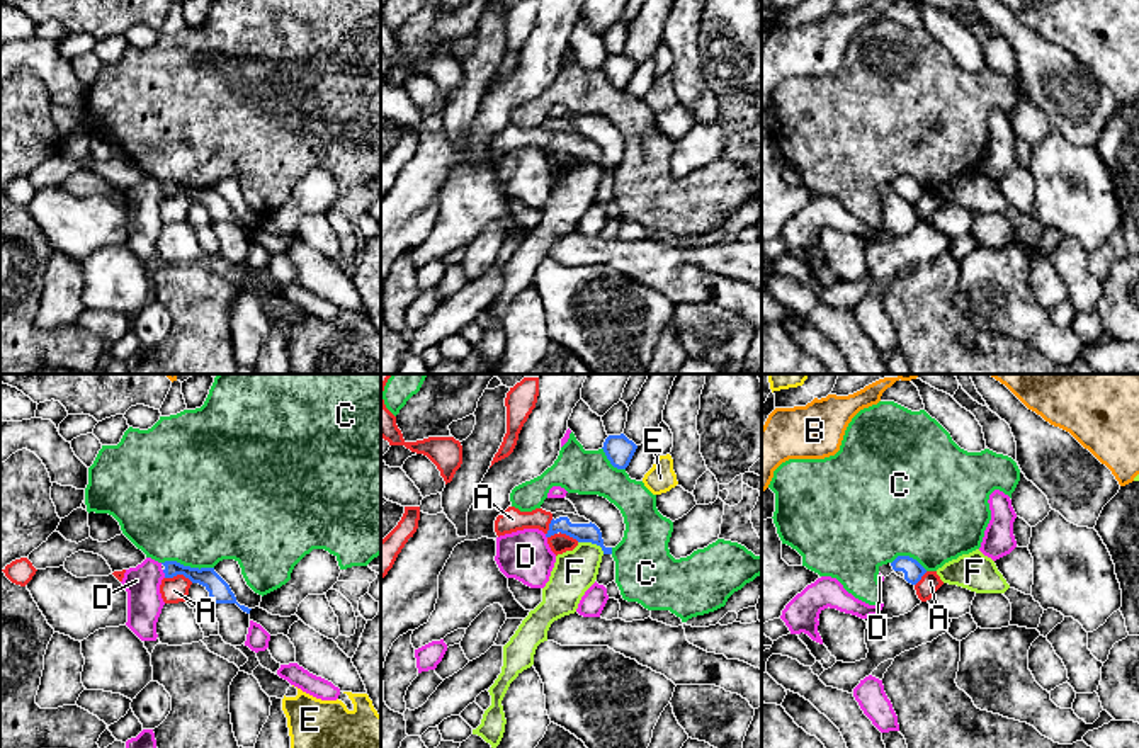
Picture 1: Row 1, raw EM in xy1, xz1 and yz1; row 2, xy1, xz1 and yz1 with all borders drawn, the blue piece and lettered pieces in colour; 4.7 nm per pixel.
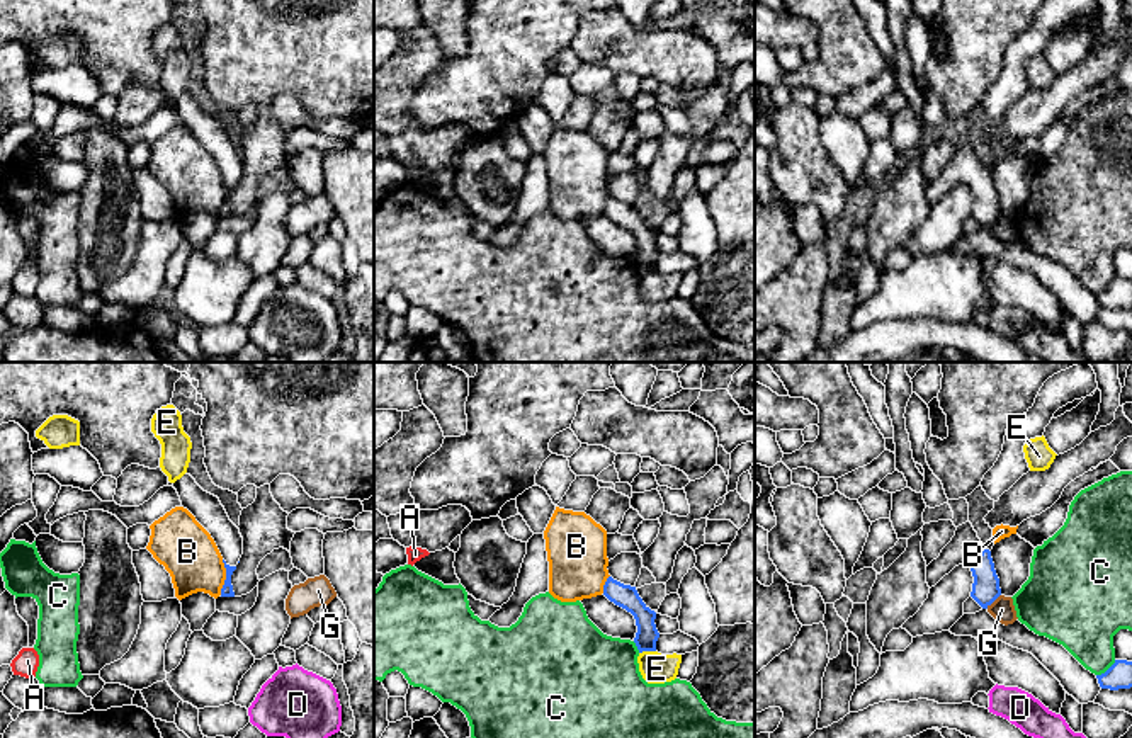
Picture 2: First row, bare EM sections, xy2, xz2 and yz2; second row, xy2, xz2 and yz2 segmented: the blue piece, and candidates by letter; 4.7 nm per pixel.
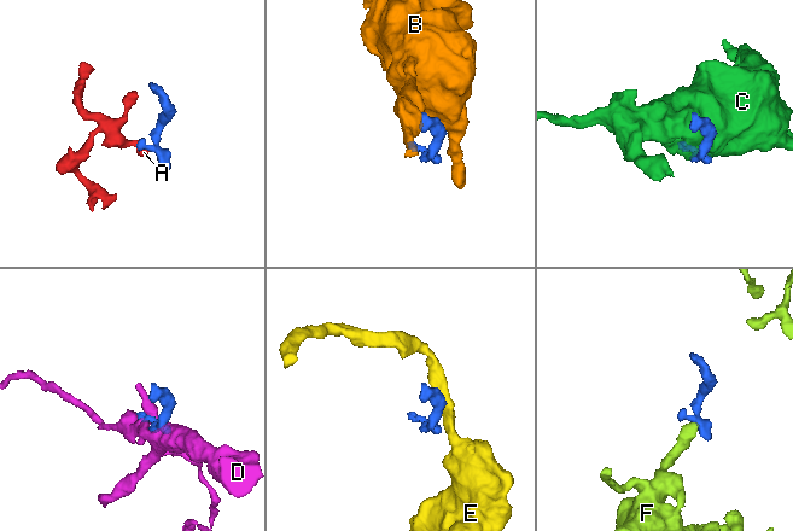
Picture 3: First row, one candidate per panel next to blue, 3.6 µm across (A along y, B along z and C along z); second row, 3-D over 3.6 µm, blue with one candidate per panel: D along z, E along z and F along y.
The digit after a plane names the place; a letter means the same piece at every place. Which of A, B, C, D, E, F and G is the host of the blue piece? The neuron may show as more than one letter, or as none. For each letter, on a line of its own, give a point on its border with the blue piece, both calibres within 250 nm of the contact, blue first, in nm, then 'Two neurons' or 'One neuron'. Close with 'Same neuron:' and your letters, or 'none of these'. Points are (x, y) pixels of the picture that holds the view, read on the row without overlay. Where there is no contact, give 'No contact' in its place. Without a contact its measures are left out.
A: Touches blue at xy1 (179, 192). Thickness 110 nm (blue) against 120 nm. Two neurons
B: Touches blue at xy2 (226, 196). Thickness 60 nm (blue) against 260 nm. Two neurons
C: Touches blue at xy1 (187, 186). Thickness 110 nm (blue) against 480 nm. Two neurons
D: Touches blue at xy1 (164, 191). Thickness 90 nm (blue) against 170 nm. Two neurons
E: Touches blue at xz2 (646, 269). Thickness 110 nm (blue) against 140 nm. Two neurons
F: Touches blue at xz1 (592, 162). Thickness 100 nm (blue) against 200 nm. Two neurons
G: Touches blue at yz2 (993, 220). Thickness 130 nm (blue) against 110 nm. Two neurons
Same neuron: none of these

